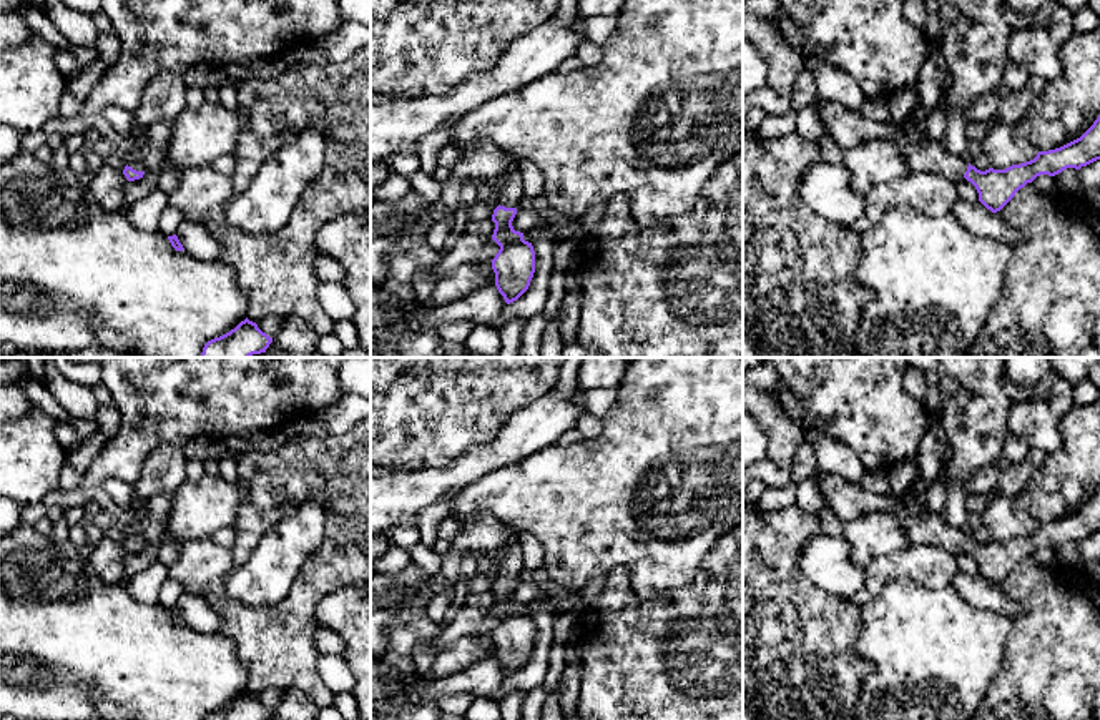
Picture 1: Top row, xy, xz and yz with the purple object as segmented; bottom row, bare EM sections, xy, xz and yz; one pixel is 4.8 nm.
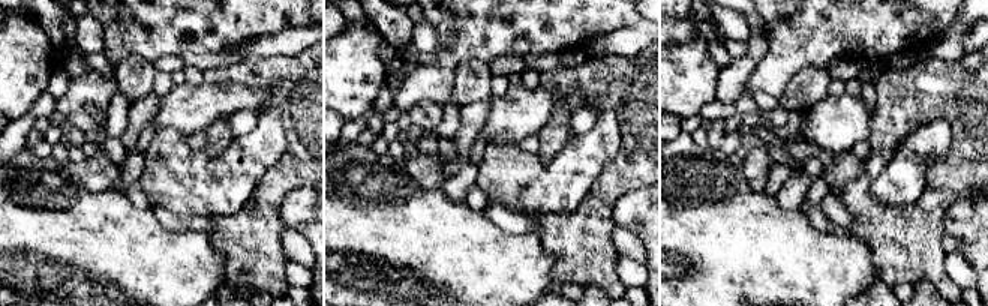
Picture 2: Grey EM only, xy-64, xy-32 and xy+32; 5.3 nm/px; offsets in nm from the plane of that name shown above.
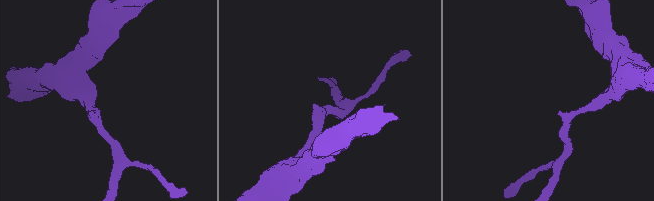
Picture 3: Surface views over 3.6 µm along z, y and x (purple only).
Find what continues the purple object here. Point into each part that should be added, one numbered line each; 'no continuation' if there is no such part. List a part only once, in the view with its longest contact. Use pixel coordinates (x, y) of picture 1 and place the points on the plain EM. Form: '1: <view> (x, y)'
1: xz (512, 564)

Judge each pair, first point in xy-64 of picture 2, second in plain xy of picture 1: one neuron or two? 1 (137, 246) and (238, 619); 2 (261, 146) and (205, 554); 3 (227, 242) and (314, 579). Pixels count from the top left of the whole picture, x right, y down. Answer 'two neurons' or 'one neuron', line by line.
1: two neurons
2: one neuron
3: one neuron

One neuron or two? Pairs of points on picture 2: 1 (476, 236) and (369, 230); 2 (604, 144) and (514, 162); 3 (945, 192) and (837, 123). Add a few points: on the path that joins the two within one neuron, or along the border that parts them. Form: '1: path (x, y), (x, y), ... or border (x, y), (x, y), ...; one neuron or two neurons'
1: path (449, 236), (396, 236); one neuron
2: path (582, 161), (571, 171), (537, 171); one neuron
3: border (874, 111), (871, 132), (867, 138); two neurons

